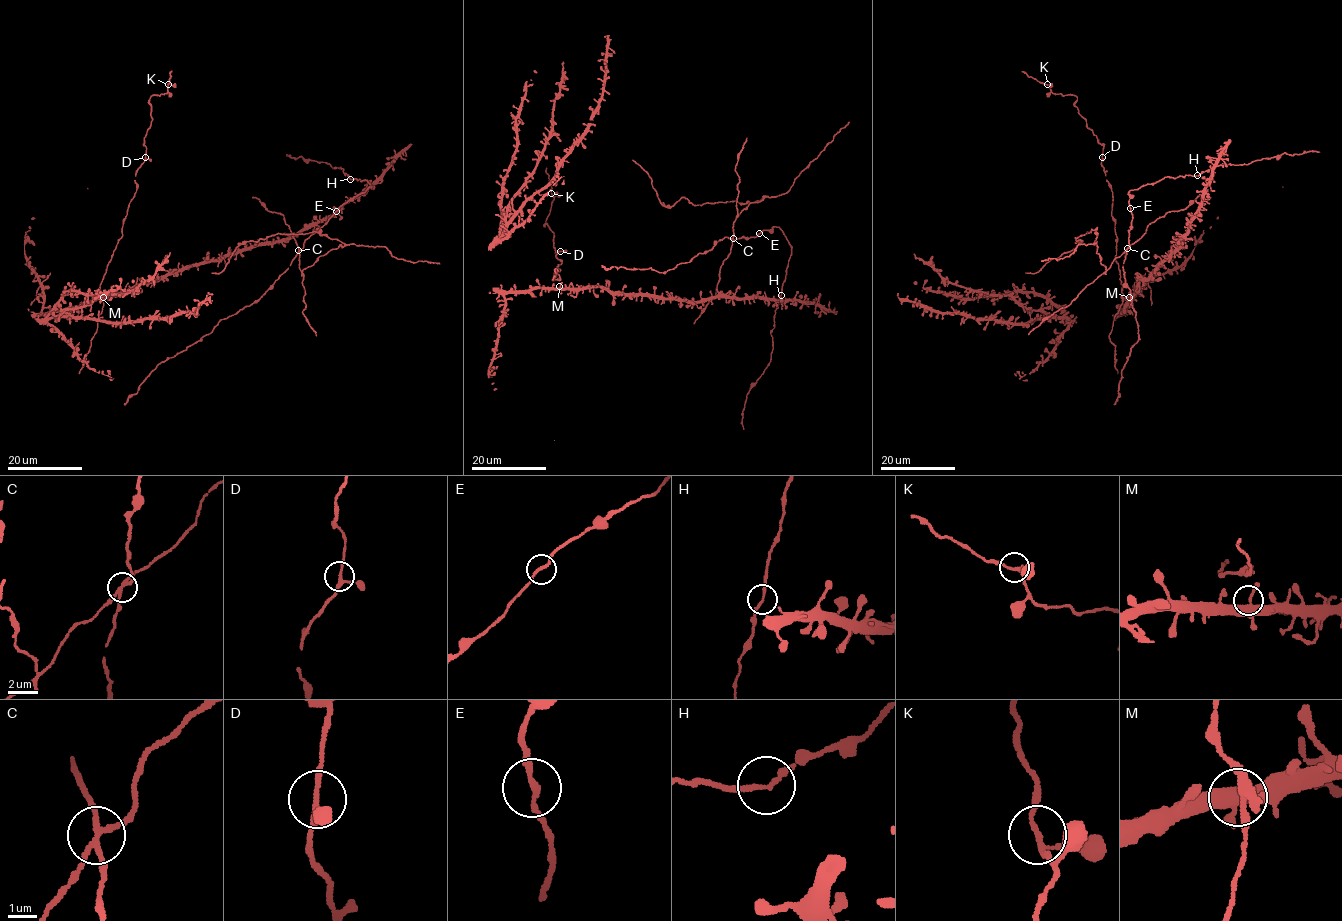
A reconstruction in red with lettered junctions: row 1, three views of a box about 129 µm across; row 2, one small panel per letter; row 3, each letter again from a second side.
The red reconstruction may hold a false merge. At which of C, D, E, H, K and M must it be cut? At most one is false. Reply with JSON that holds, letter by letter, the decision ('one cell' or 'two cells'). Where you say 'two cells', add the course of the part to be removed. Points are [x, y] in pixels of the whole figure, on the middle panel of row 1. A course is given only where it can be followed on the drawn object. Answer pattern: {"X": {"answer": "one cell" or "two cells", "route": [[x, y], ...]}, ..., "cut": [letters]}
{"C": {"answer": "two cells", "route": [[733, 239], [734, 221], [764, 196], [745, 204], [695, 205], [681, 198], [665, 206], [632, 160]]}, "D": {"answer": "one cell"}, "E": {"answer": "one cell"}, "H": {"answer": "one cell"}, "K": {"answer": "one cell"}, "M": {"answer": "one cell"}, "cut": ["C"]}

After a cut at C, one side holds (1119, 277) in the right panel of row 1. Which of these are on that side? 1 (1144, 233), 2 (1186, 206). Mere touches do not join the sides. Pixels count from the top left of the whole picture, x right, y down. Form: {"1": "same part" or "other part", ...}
{"1": "other part", "2": "other part"}

